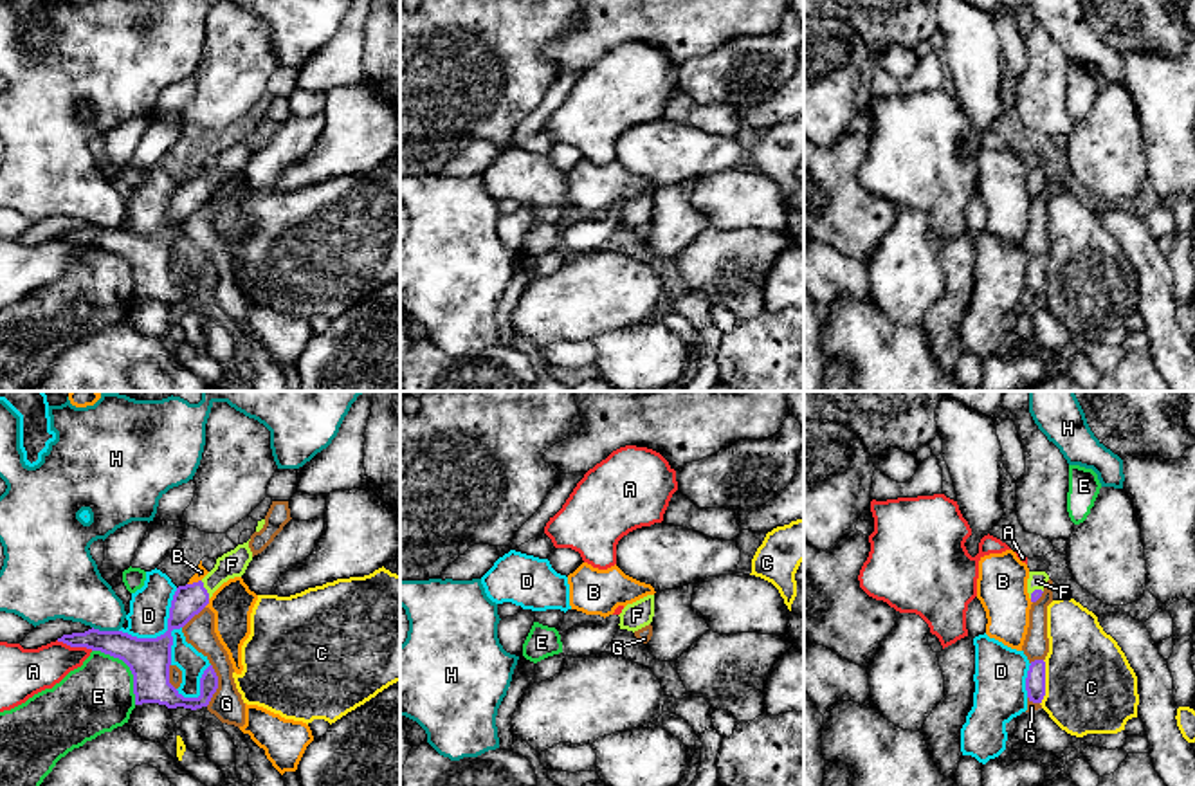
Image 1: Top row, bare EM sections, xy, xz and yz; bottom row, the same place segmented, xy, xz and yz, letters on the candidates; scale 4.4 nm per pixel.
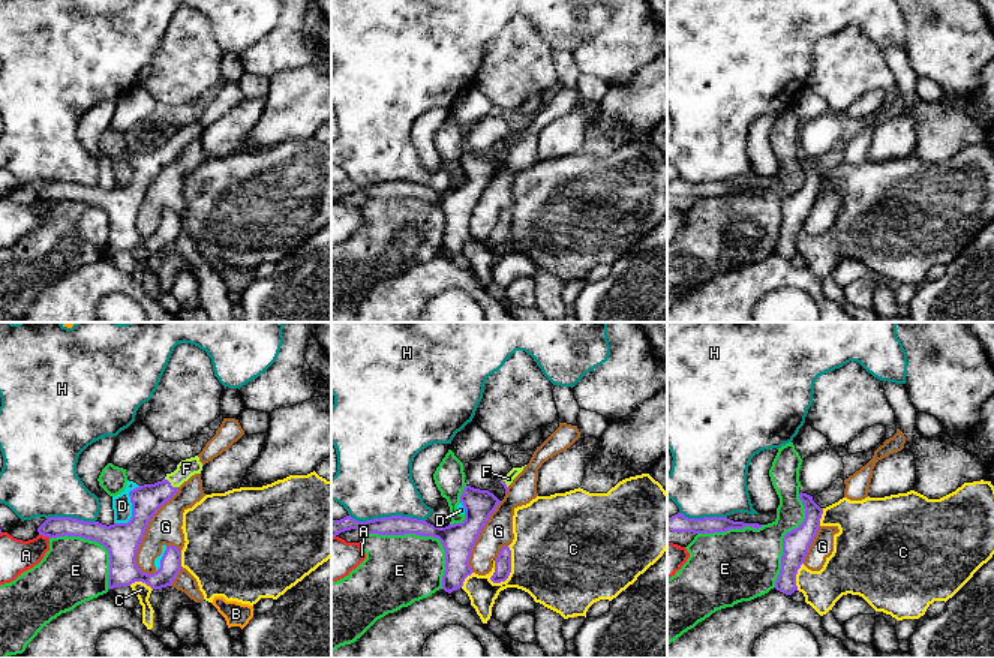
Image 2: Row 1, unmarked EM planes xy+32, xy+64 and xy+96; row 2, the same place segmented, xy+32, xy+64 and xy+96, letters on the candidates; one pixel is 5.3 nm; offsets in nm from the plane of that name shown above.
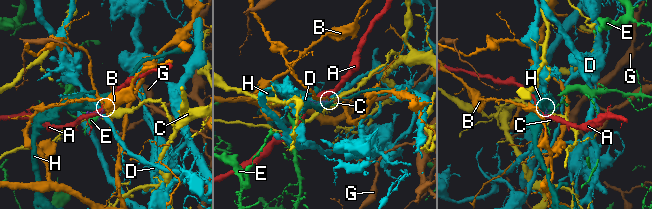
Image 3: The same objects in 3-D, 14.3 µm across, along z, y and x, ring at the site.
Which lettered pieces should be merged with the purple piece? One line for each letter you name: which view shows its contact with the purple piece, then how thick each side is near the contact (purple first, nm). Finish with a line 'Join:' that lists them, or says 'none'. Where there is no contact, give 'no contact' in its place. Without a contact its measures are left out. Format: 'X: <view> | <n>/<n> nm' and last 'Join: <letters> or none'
F: xy | 140/120 nm
Join: F

